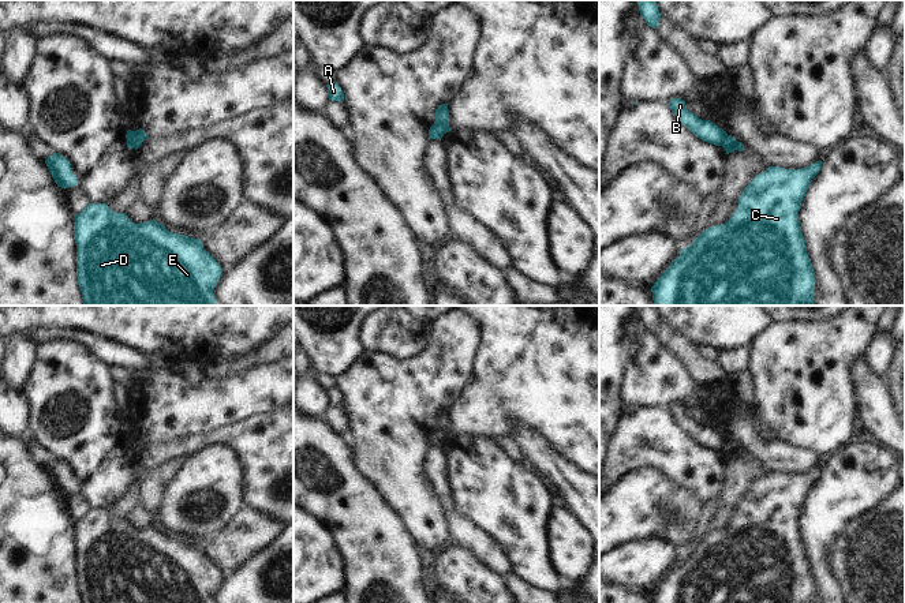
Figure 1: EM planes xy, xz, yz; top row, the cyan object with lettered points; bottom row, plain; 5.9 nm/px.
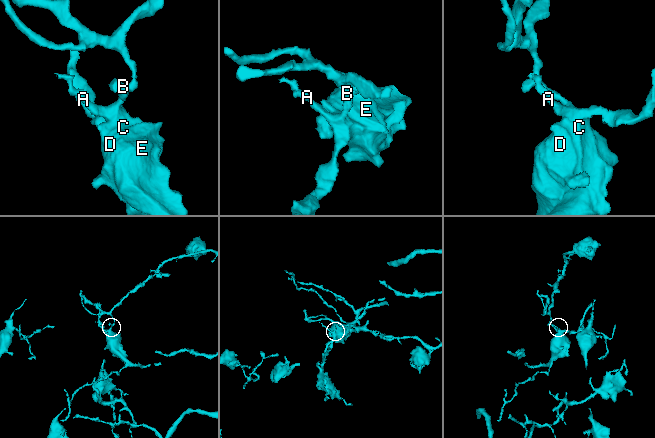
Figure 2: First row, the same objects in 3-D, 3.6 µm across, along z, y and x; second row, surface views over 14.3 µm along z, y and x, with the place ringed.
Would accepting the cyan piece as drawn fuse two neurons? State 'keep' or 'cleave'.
cleave

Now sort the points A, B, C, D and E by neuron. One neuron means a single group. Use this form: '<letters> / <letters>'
A C D E / B

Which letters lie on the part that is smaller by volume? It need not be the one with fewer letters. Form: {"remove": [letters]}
{"remove": ["A", "C", "D", "E"]}

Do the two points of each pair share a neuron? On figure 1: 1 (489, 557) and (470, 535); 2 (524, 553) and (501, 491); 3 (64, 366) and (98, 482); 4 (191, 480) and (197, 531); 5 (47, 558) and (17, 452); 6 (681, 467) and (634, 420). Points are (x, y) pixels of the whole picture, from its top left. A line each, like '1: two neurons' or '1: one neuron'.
1: one neuron
2: one neuron
3: one neuron
4: one neuron
5: one neuron
6: one neuron

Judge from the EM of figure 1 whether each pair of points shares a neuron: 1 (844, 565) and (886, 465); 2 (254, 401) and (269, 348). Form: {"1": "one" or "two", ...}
{"1": "two", "2": "two"}

